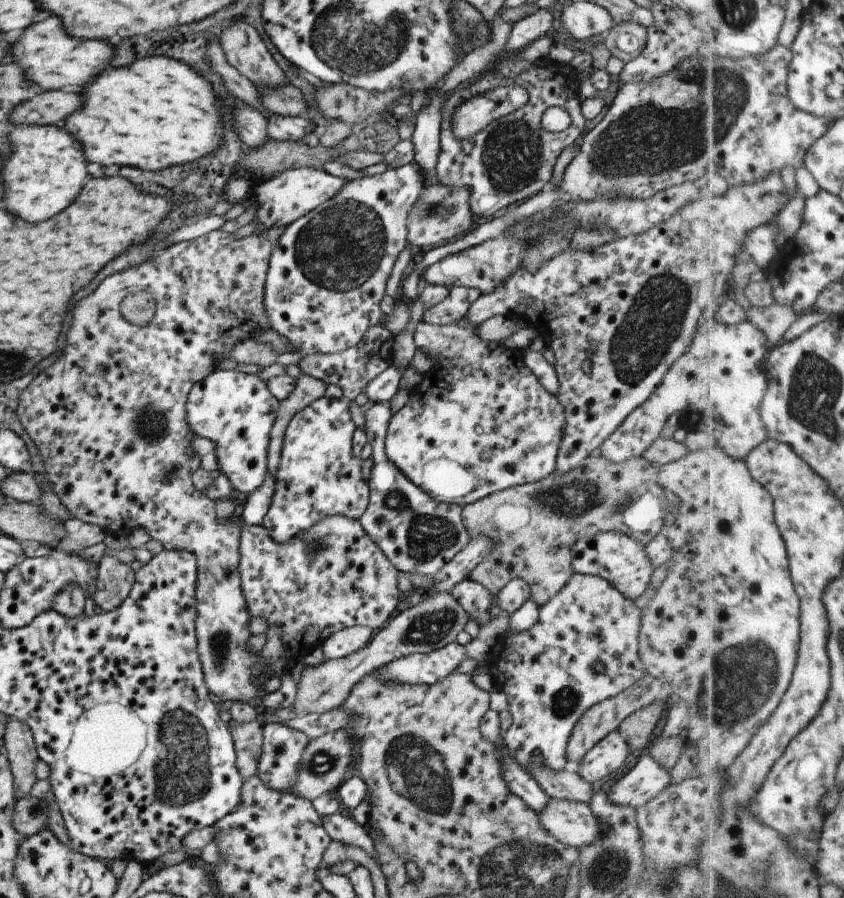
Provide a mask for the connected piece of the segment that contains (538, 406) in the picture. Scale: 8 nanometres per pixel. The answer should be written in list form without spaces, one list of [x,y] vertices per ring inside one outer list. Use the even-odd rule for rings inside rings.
[[[466,318],[442,326],[431,325],[421,321],[416,326],[416,330],[414,330],[413,339],[416,348],[432,358],[432,368],[434,370],[424,374],[420,385],[411,390],[408,402],[391,417],[385,438],[385,453],[388,456],[388,460],[396,464],[396,468],[408,480],[411,480],[418,488],[421,488],[428,496],[432,496],[440,504],[457,504],[463,507],[468,506],[468,504],[474,504],[474,502],[489,494],[542,480],[542,478],[546,478],[546,476],[555,471],[556,457],[560,450],[560,444],[562,444],[565,427],[564,408],[558,398],[552,396],[540,384],[534,373],[524,364],[521,351],[506,346],[482,343],[482,340],[476,336],[476,326],[470,324]],[[486,448],[491,449],[493,452],[488,460],[484,460],[481,457],[482,451]]]

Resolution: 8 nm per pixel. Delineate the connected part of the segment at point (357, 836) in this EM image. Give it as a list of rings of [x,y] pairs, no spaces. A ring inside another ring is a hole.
[[[344,812],[334,813],[330,816],[323,816],[322,827],[327,832],[331,840],[359,846],[376,860],[376,852],[374,852],[374,842],[370,838],[367,828],[360,826],[352,818],[344,816]]]

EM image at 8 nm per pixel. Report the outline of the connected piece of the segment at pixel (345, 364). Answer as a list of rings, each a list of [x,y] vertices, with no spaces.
[[[370,326],[362,340],[339,353],[326,353],[302,356],[296,364],[303,375],[313,376],[322,380],[324,384],[336,385],[343,392],[343,396],[350,401],[365,390],[367,383],[374,380],[391,364],[392,345],[395,335],[383,326]]]

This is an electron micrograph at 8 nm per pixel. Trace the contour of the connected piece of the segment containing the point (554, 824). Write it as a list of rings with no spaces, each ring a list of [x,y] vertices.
[[[551,798],[544,810],[537,813],[542,828],[561,843],[579,848],[594,844],[606,834],[606,826],[600,823],[590,810],[589,804]]]

